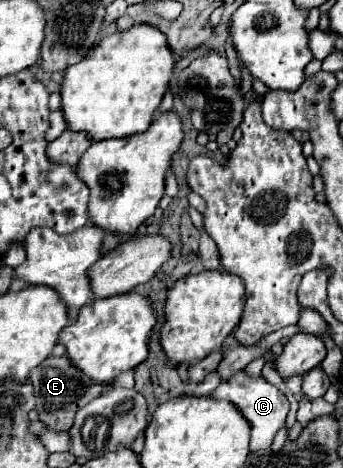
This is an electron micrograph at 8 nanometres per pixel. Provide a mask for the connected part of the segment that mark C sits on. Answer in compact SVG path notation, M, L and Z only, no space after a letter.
M243 370L237 372L235 376L231 376L231 380L221 382L209 396L213 400L233 402L235 408L243 414L243 418L251 424L251 452L267 450L271 446L271 440L275 438L277 430L285 424L285 418L289 412L287 398L275 386L271 386L263 376L253 378L253 376L247 376Z

